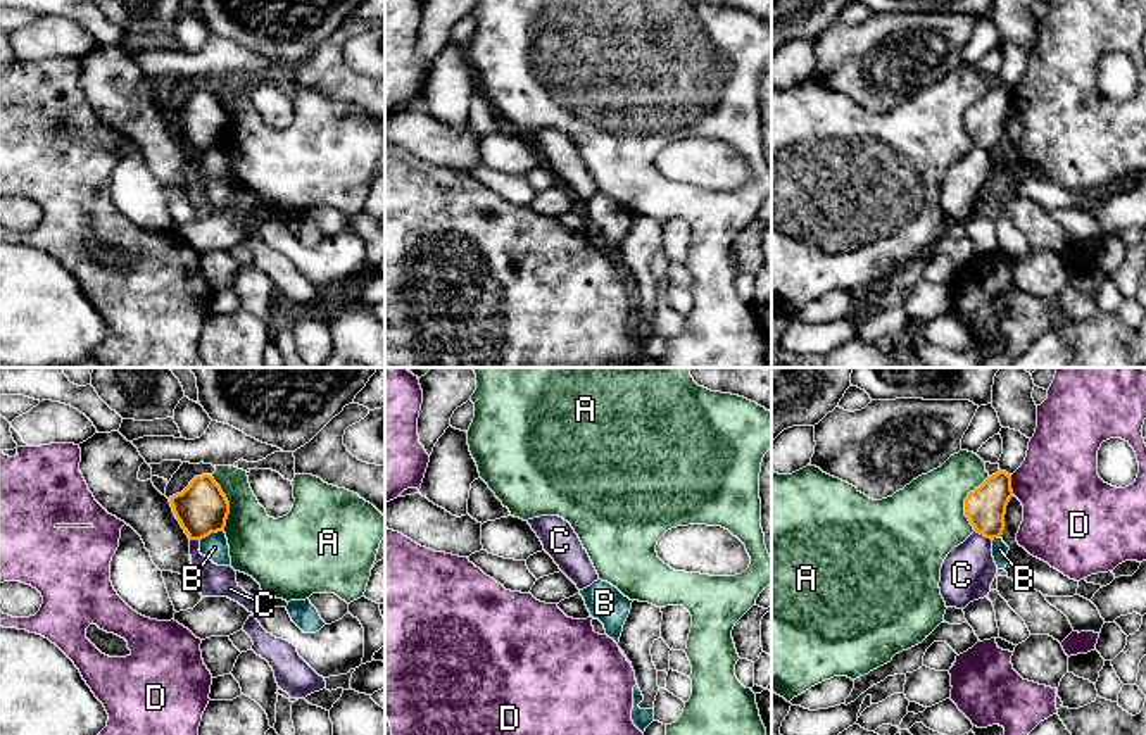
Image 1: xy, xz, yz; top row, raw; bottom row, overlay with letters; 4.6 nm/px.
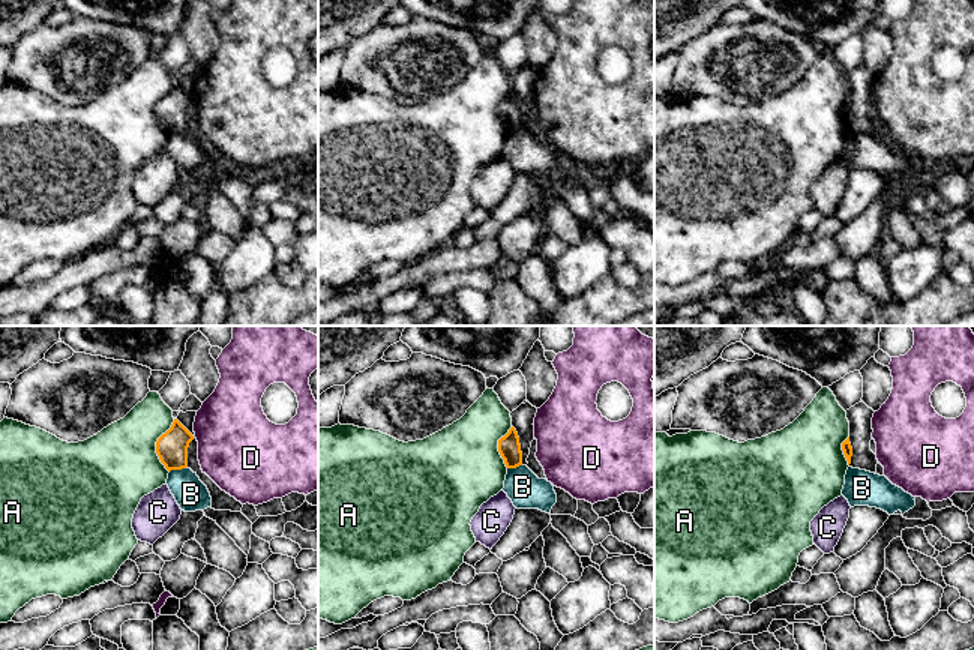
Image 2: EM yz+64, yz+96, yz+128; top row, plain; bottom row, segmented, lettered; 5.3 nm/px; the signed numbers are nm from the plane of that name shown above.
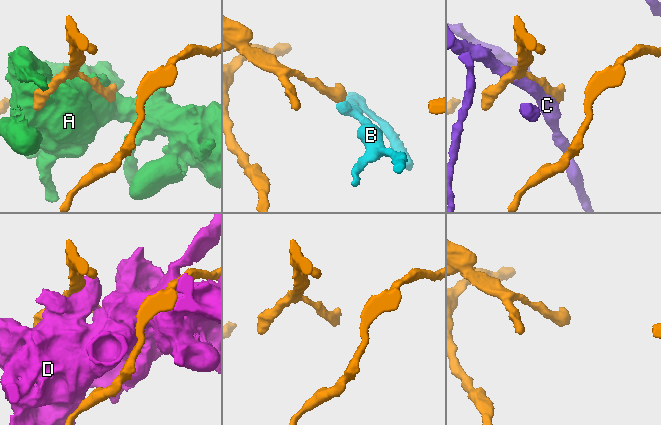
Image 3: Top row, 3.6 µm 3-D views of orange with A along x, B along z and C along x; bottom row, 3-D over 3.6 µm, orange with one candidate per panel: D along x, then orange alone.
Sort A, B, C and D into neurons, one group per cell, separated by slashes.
A / B / C / D

